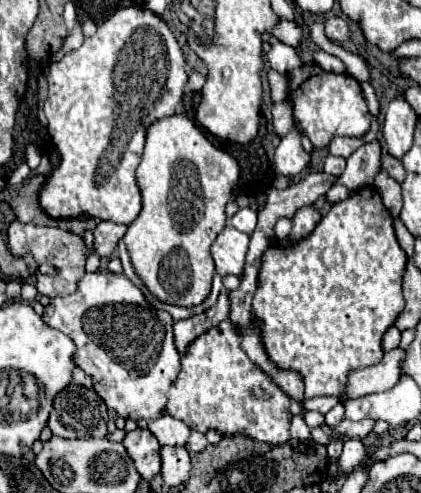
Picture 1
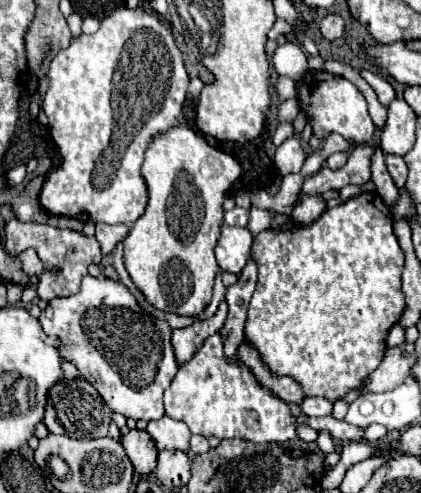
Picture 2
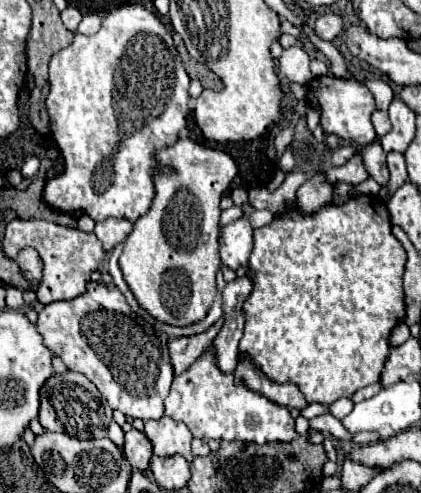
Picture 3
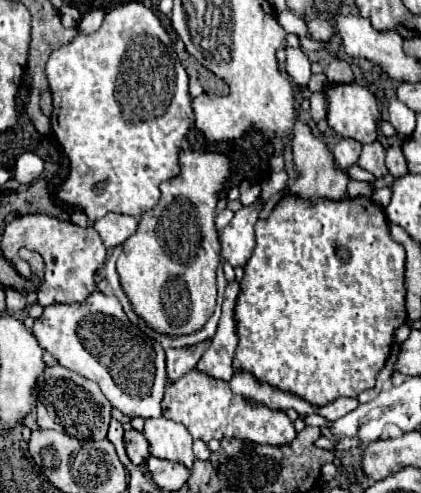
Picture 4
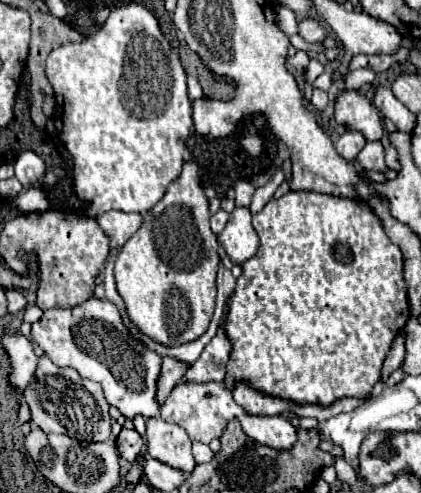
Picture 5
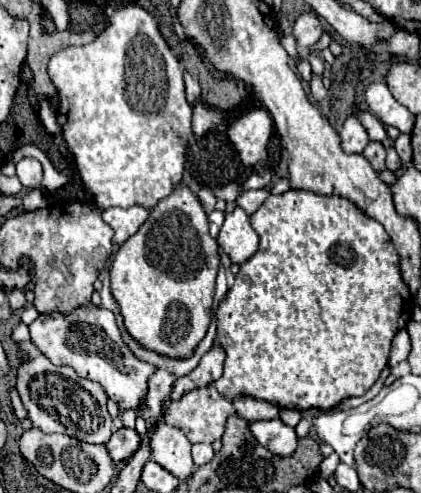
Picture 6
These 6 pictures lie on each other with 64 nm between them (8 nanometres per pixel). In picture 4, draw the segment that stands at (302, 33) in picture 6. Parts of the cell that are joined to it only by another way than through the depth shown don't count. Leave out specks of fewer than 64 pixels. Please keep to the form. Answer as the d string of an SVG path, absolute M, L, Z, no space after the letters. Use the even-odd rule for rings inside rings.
M316 18L308 22L308 32L312 40L330 40L330 36L334 34L334 26L324 18Z

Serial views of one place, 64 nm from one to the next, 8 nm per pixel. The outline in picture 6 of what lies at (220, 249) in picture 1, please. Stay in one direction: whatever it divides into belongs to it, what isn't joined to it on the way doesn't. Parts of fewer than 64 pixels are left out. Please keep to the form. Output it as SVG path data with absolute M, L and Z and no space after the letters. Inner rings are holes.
M234 208L226 214L226 220L218 234L218 246L230 256L234 264L244 264L258 250L258 234L250 226L250 216L242 208Z

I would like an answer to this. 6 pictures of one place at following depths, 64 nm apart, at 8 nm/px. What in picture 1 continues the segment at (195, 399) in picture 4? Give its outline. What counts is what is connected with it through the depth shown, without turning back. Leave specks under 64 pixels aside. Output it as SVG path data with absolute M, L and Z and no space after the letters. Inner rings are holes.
M224 320L220 326L208 330L200 338L196 338L186 356L182 358L182 370L176 378L176 384L168 388L168 404L166 414L182 420L192 430L206 434L208 430L216 430L222 436L248 436L266 444L284 444L290 440L290 398L258 368L254 366L244 350L240 348L242 334L236 334L230 320Z

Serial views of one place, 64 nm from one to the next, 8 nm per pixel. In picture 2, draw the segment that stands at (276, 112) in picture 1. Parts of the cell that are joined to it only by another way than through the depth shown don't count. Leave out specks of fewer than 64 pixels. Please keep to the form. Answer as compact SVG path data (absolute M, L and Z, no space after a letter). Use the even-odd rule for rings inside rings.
M286 100L280 110L278 110L278 116L280 116L280 122L292 122L300 112L300 104L298 100Z

